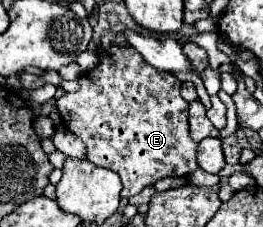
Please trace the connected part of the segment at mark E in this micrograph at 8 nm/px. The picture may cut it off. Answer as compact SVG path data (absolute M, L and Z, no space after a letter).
M103 33L99 55L99 65L93 71L81 75L81 89L75 93L65 93L57 99L57 109L61 111L63 125L71 133L75 133L87 147L85 159L119 173L123 183L121 197L125 199L137 195L147 185L155 185L163 177L185 177L193 173L197 169L197 143L189 135L189 103L181 97L181 81L171 73L159 73L155 67L145 63L145 59L135 49L117 47L113 33Z

